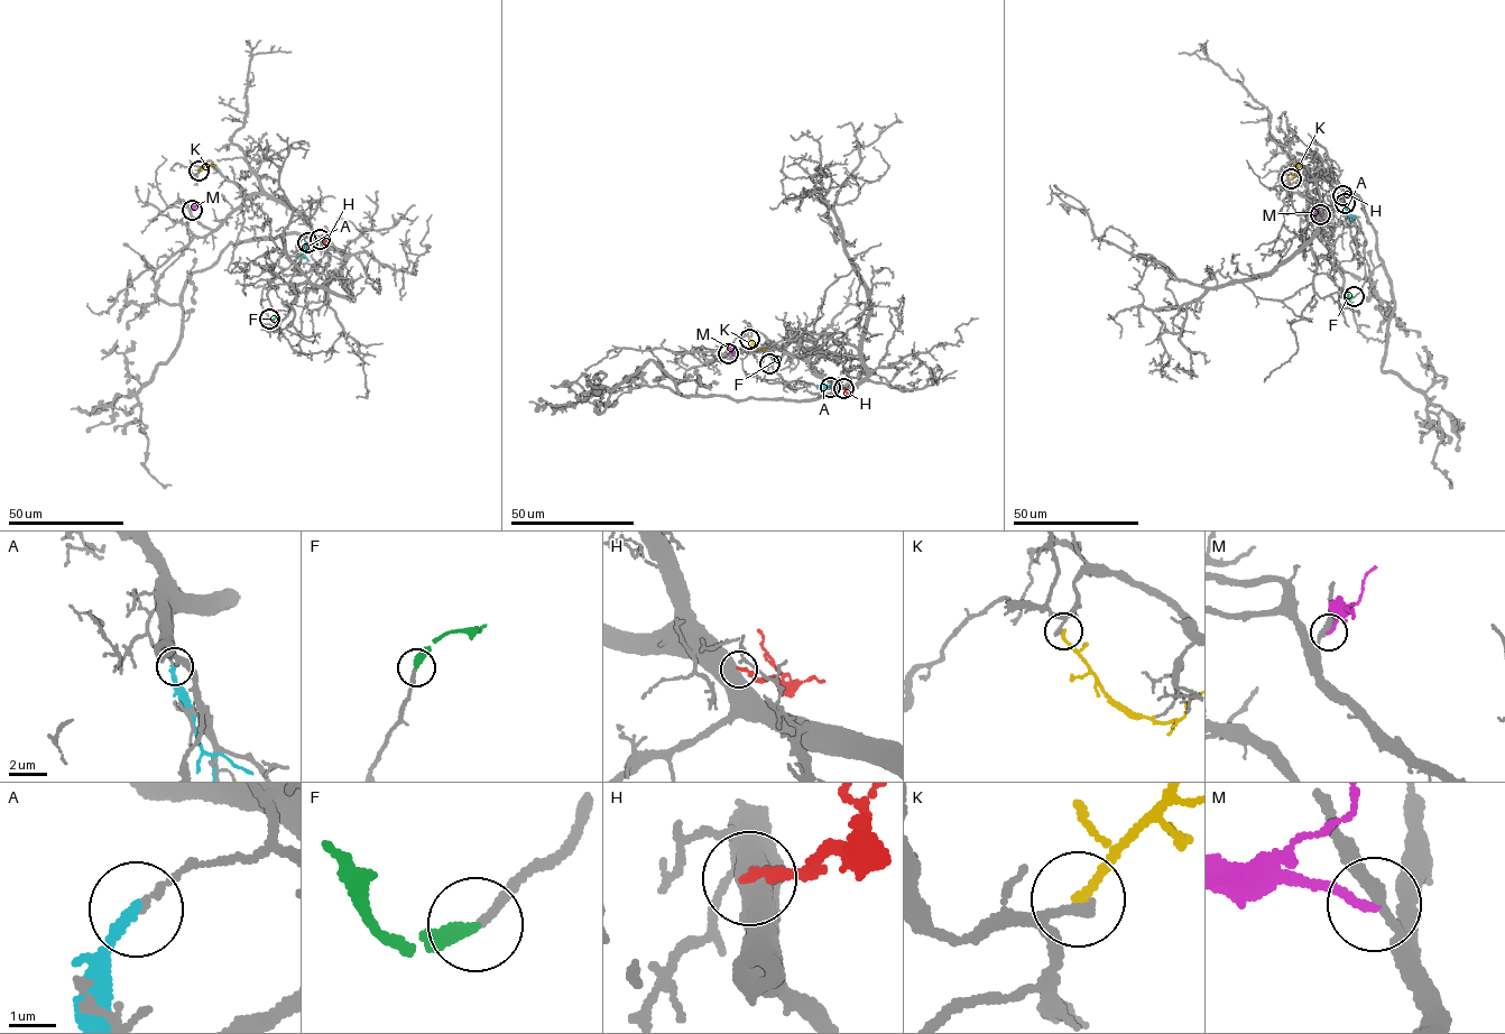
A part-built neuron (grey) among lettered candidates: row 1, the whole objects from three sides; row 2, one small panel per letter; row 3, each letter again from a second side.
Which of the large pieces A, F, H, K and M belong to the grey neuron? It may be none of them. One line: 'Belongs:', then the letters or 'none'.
Belongs: F

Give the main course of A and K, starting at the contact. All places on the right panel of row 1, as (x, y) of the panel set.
A: (1345, 203), (1350, 221)
K: (1291, 178), (1298, 167), (1293, 165)

